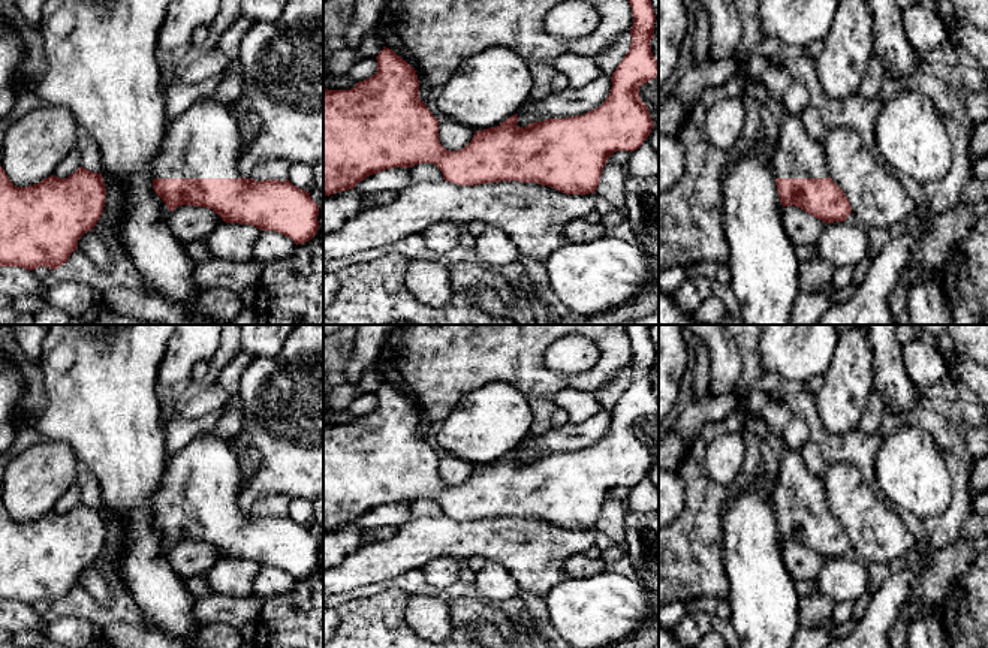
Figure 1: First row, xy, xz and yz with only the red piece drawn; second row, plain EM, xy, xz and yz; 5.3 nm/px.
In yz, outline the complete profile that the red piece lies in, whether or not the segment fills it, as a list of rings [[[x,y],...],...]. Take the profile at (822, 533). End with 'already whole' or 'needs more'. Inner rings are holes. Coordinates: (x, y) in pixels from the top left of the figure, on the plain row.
[[[787,444],[778,453],[778,476],[772,488],[772,503],[783,542],[795,540],[826,560],[846,557],[852,549],[847,531],[829,510],[822,477],[811,473],[805,467],[802,455]]]; needs more

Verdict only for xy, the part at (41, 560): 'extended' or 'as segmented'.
as segmented

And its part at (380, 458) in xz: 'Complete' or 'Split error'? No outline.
Complete

